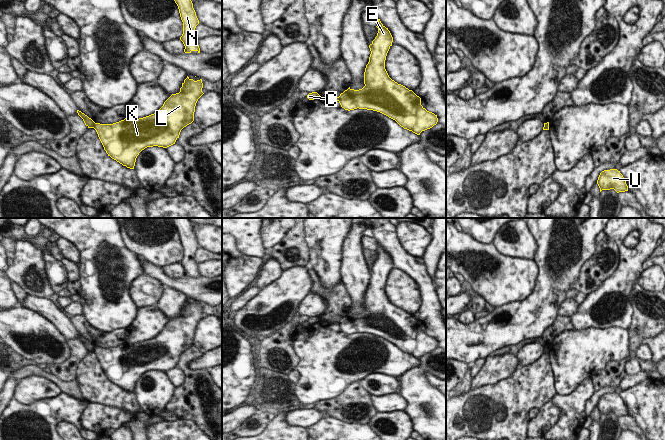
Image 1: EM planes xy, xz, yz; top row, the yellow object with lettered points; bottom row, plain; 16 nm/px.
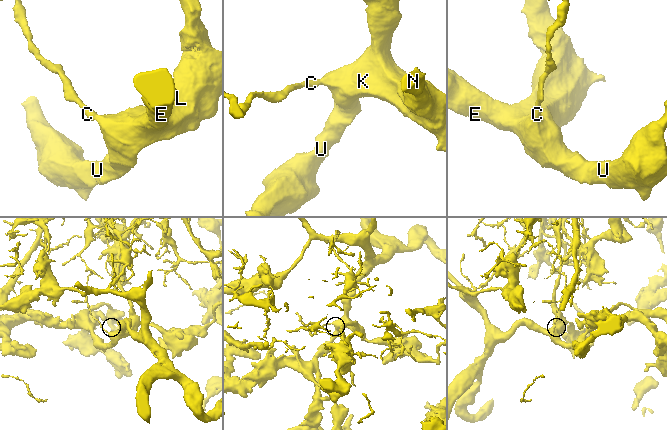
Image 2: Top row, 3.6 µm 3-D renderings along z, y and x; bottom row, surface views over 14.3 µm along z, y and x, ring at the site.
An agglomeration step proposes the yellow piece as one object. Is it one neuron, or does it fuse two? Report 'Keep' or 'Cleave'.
Cleave

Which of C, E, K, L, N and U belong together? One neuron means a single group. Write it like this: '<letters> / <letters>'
C / E K L N U

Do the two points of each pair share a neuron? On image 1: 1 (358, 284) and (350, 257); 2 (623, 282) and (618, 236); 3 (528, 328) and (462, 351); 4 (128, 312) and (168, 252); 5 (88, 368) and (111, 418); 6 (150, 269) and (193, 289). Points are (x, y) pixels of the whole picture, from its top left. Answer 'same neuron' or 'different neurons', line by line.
1: same neuron
2: same neuron
3: same neuron
4: different neurons
5: different neurons
6: same neuron

